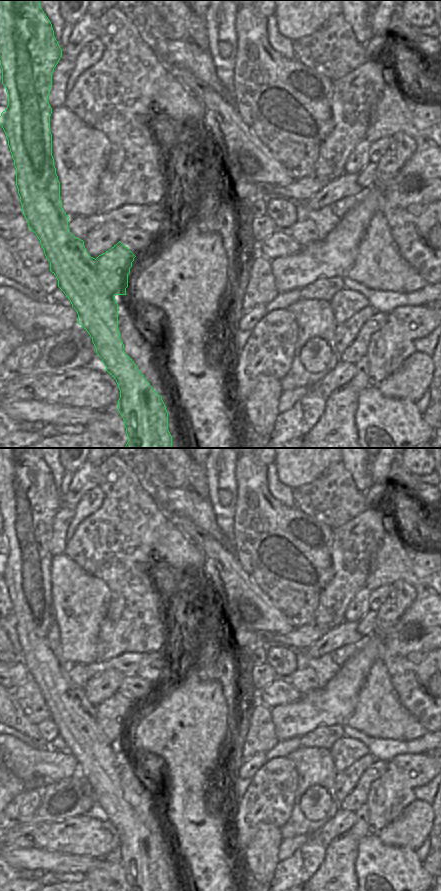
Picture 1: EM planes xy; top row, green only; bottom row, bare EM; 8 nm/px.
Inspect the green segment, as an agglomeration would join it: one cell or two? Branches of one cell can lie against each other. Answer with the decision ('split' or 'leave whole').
split

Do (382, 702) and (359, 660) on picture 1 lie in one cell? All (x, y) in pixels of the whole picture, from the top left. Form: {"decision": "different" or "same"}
{"decision": "different"}

